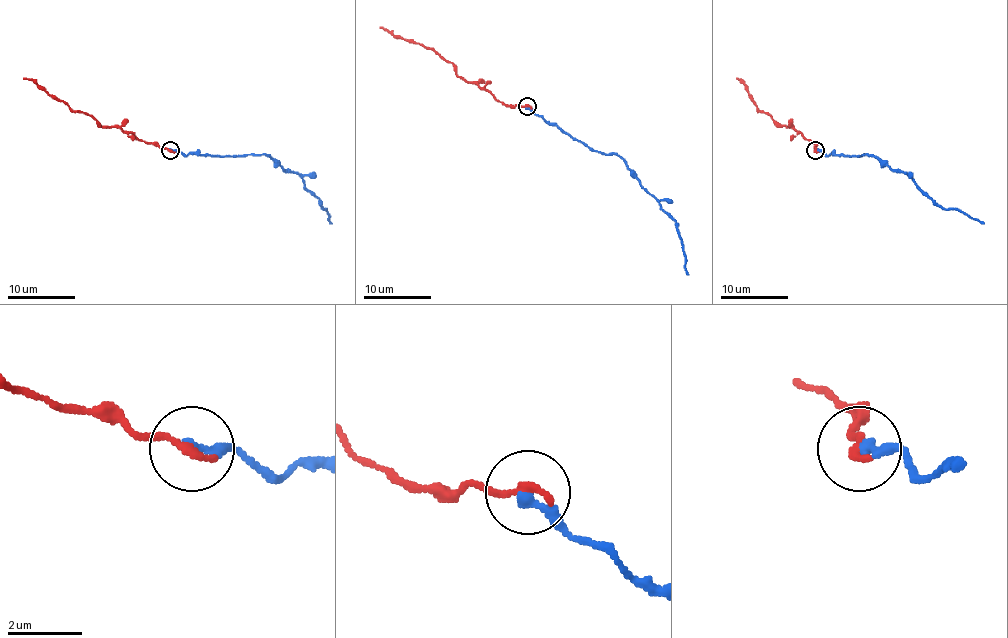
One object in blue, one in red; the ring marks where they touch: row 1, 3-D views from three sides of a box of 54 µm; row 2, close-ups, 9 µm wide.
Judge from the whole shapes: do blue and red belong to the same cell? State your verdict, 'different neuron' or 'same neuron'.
same neuron

